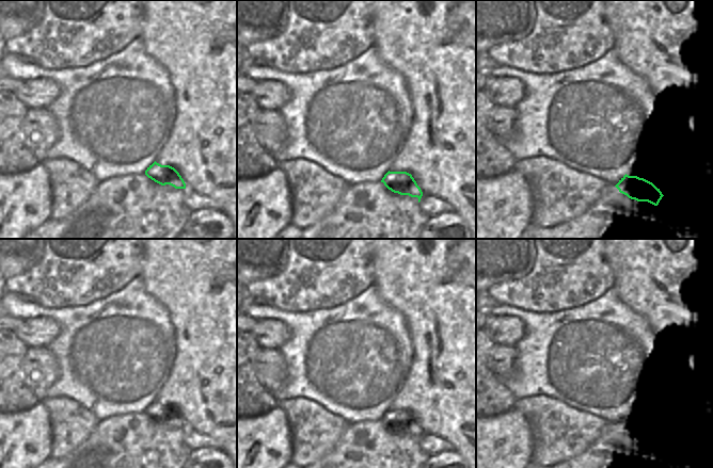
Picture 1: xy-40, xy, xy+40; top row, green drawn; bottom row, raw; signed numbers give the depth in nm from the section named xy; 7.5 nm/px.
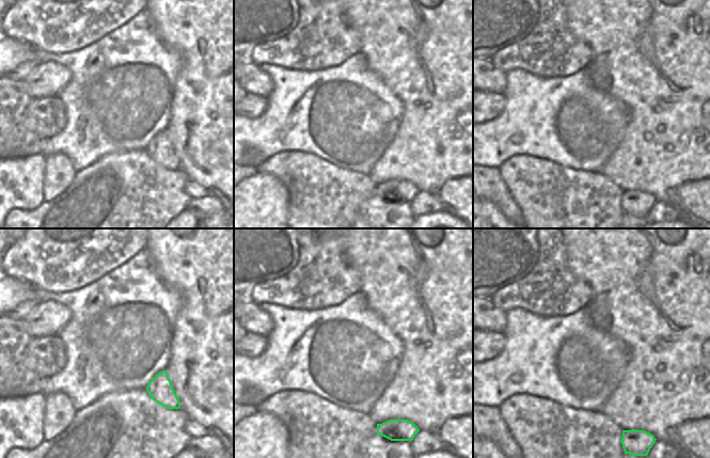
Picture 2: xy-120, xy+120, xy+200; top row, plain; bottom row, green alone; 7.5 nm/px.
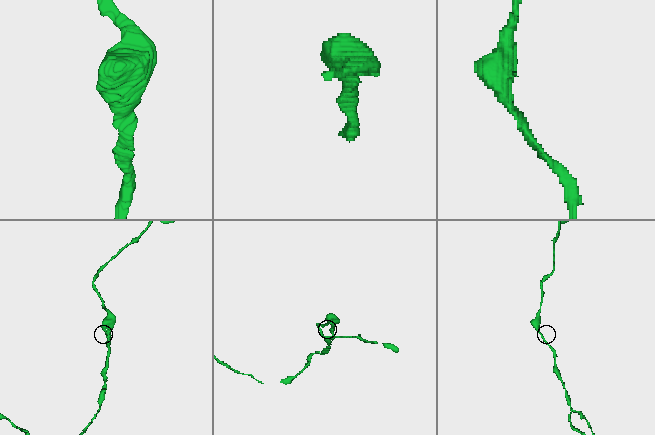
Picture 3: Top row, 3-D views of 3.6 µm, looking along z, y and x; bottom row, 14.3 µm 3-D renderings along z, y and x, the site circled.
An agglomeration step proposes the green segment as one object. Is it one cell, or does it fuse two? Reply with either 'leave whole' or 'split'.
leave whole

